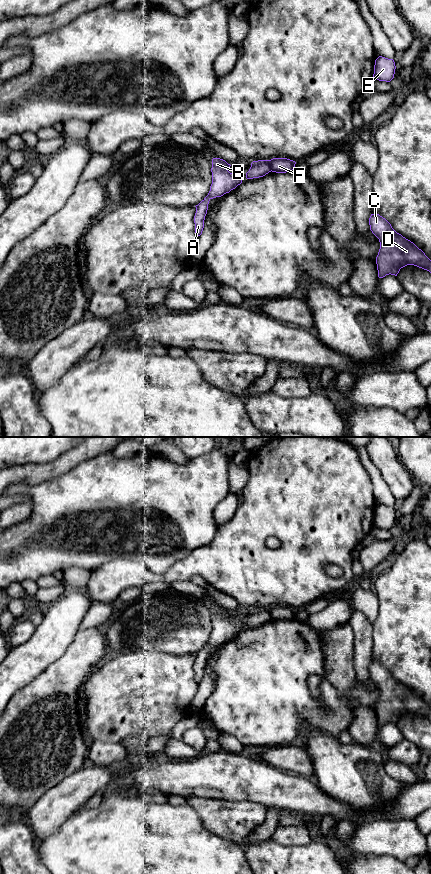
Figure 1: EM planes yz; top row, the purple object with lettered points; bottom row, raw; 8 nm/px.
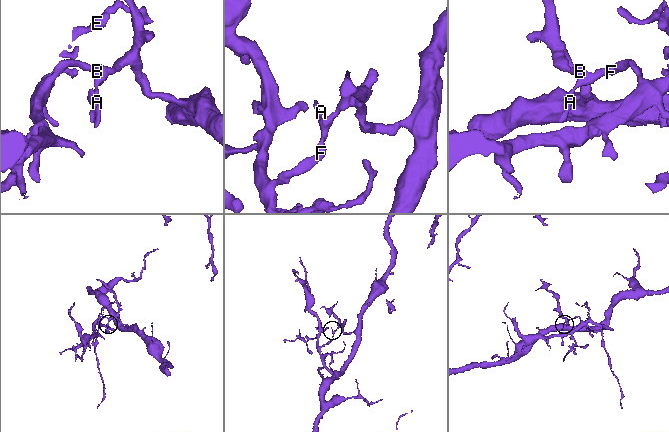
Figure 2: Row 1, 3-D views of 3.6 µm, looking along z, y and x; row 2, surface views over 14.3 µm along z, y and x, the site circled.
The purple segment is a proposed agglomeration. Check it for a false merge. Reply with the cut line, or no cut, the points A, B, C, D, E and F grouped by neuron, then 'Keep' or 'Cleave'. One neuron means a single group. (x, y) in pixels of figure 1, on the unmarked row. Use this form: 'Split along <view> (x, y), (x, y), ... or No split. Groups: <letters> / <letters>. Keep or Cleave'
Split along yz (269, 608), (271, 618). Groups: A B / C D E F. Cleave

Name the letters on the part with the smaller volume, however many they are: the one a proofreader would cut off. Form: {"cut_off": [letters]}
{"cut_off": ["C", "D", "E", "F"]}

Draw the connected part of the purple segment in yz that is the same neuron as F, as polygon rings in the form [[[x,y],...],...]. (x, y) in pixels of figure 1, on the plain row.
[[[273,606],[270,608],[272,620],[286,621],[294,618],[296,610],[287,606]]]

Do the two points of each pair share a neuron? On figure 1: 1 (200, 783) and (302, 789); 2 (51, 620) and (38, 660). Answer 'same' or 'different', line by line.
1: same
2: same

